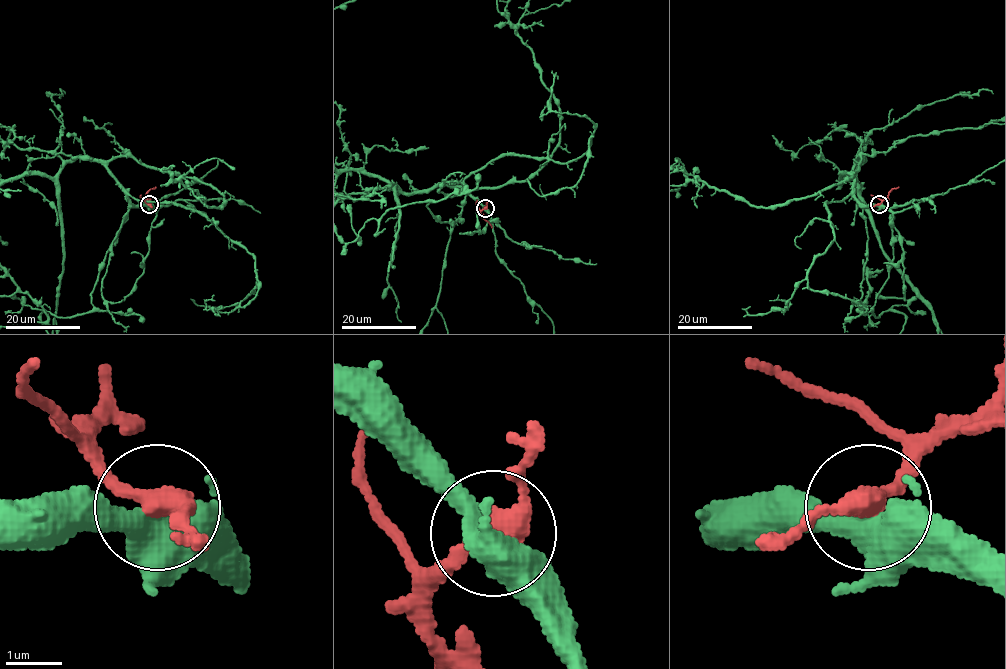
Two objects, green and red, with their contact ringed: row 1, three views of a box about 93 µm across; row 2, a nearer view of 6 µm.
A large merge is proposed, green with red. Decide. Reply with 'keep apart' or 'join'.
keep apart

